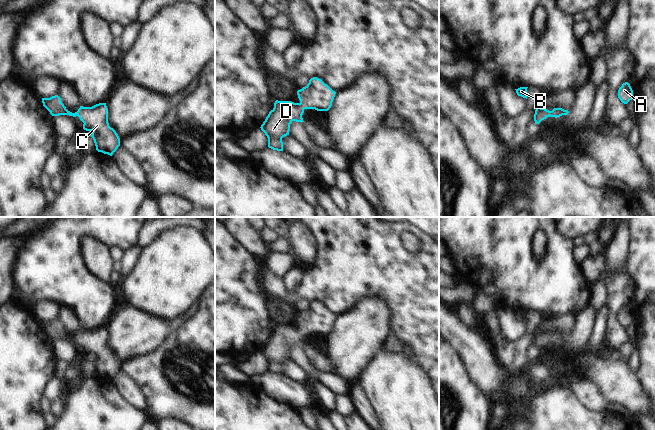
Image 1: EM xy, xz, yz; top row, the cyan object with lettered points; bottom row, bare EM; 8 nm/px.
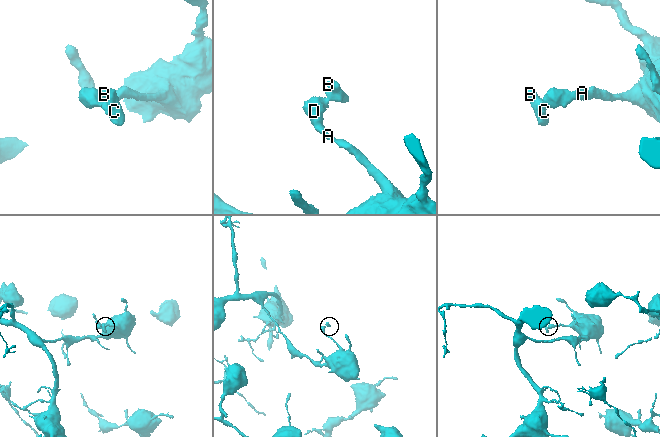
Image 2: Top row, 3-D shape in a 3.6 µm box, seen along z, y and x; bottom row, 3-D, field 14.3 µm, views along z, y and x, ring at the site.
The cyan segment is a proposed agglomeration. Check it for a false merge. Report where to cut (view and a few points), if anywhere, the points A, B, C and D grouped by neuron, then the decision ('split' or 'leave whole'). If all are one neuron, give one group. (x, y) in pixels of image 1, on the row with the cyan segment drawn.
cut none; groups A B C D; leave whole

